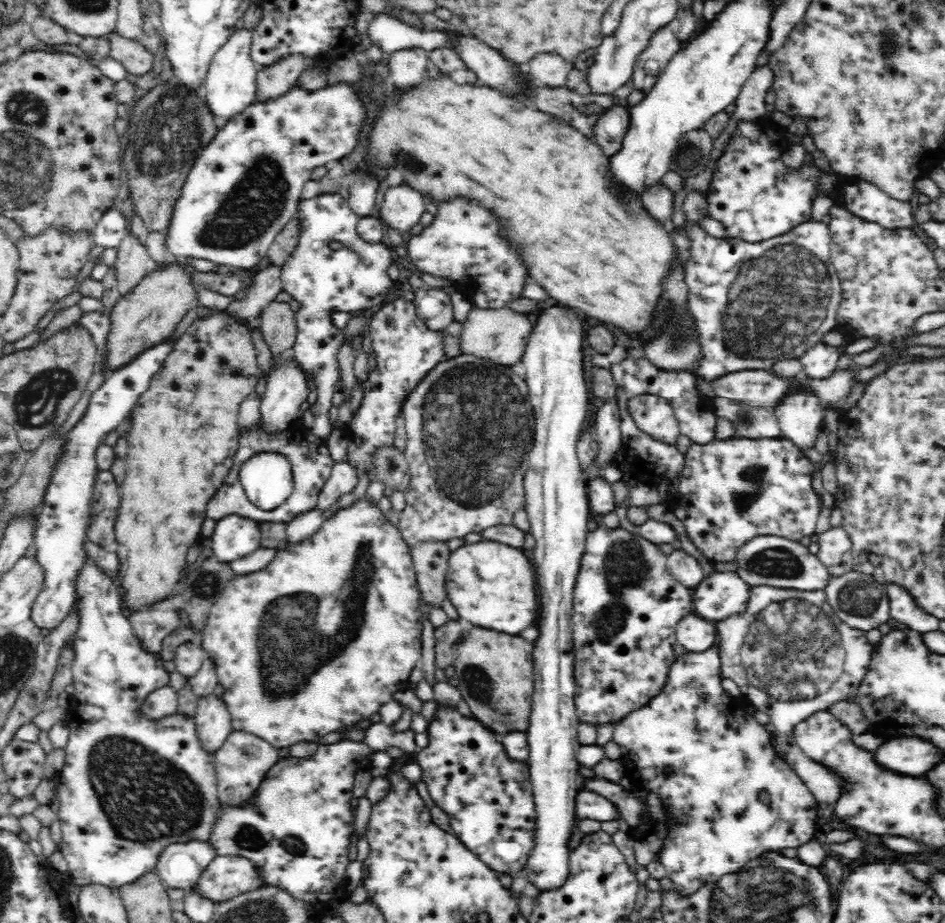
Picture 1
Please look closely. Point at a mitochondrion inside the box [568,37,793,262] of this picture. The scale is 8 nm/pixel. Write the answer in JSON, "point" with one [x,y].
{"point":[691,155]}

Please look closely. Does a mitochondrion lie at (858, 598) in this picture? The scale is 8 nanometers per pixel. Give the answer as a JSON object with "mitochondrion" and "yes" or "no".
{"mitochondrion":"yes"}

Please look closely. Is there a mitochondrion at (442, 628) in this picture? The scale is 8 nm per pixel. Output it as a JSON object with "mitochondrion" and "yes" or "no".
{"mitochondrion":"no"}

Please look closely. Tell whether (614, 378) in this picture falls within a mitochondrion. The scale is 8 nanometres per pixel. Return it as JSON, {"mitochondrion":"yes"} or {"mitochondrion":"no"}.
{"mitochondrion":"no"}

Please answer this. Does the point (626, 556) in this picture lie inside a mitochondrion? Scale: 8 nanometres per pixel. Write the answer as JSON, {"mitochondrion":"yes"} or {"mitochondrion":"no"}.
{"mitochondrion":"yes"}

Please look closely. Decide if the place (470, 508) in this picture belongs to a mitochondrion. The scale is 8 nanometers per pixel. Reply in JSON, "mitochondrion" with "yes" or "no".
{"mitochondrion":"yes"}

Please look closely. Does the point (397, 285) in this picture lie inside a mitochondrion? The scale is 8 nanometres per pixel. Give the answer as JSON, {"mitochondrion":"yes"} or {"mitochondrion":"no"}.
{"mitochondrion":"no"}

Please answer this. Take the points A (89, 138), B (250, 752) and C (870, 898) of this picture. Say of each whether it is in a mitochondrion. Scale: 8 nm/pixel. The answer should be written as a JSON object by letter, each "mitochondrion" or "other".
{"A":"other","B":"mitochondrion","C":"other"}

